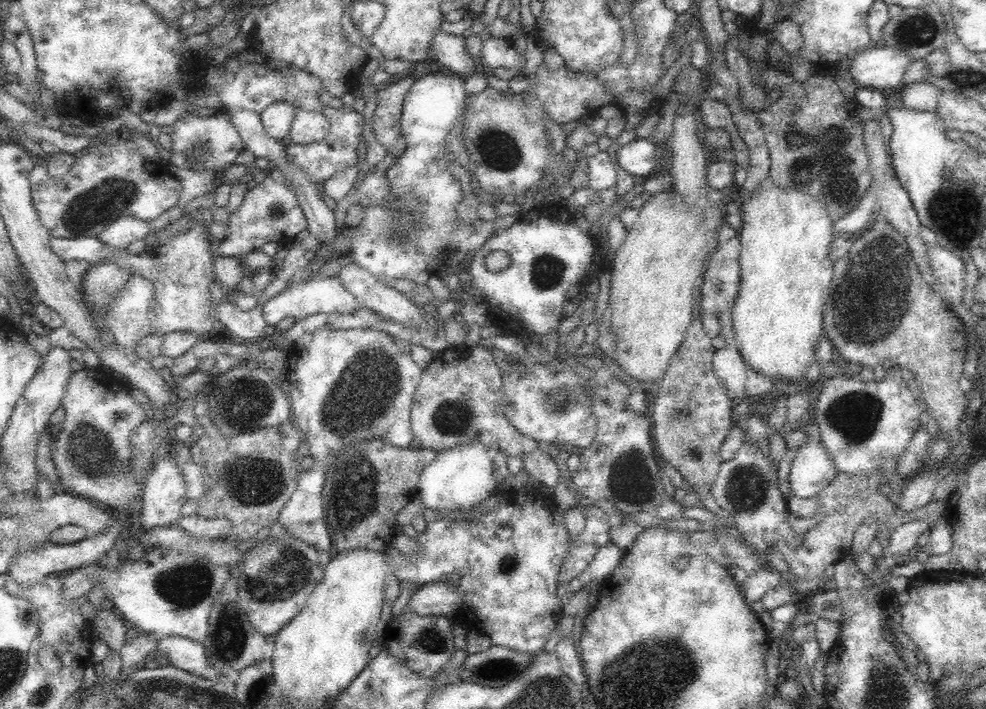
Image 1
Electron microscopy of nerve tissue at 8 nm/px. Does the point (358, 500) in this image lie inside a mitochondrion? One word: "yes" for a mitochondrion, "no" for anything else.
yes

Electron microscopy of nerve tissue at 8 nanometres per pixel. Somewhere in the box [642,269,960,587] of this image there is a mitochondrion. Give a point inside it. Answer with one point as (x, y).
(855, 416)

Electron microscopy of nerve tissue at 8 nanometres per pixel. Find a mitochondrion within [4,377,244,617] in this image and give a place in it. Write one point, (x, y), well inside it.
(90, 451)

